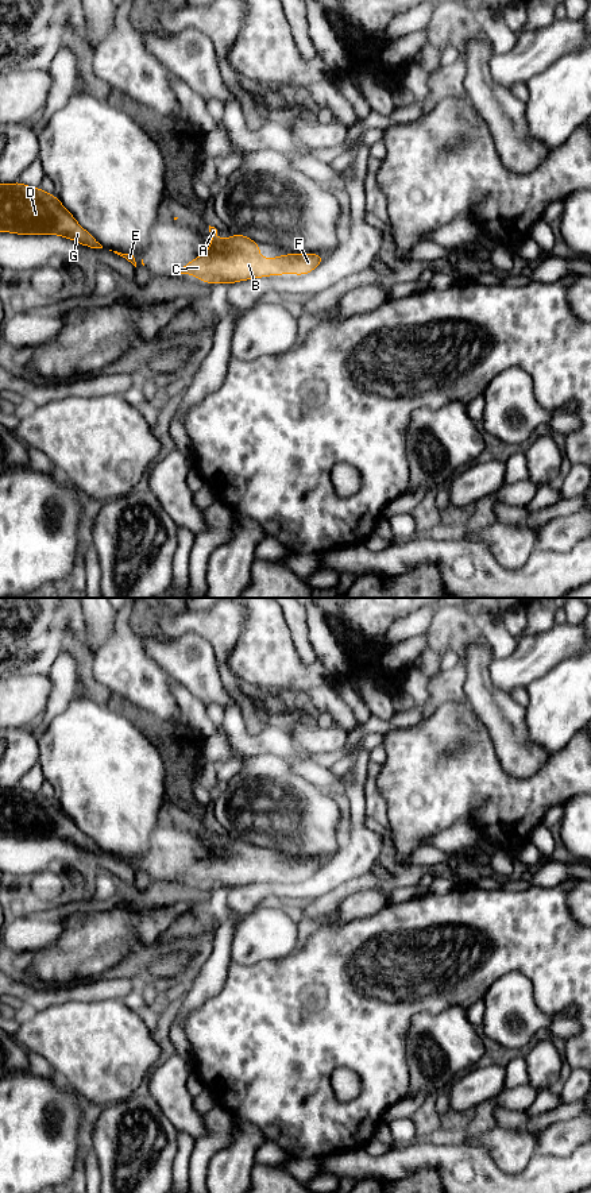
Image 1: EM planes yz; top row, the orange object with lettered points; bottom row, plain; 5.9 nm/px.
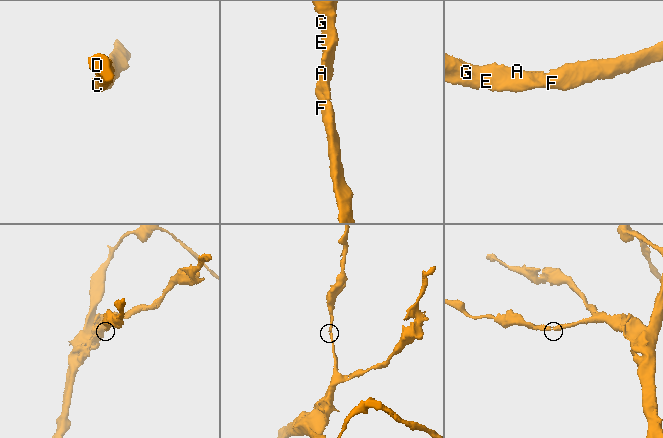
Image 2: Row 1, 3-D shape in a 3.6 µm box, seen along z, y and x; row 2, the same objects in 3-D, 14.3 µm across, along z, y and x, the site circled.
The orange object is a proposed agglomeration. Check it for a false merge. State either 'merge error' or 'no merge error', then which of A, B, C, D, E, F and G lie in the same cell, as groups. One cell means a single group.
no merge error; A B C D E F G

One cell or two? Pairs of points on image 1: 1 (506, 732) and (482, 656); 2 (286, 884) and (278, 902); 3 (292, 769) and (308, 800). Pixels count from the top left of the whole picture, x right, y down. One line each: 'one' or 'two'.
1: one
2: one
3: one

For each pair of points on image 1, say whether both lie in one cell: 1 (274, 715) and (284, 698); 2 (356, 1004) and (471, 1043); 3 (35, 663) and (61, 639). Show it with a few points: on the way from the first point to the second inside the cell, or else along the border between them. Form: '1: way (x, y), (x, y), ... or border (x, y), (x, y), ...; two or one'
1: border (259, 691), (289, 718), (311, 714); two
2: border (440, 1011), (417, 1012), (412, 1018), (405, 1054); two
3: way (42, 656), (54, 644); one

